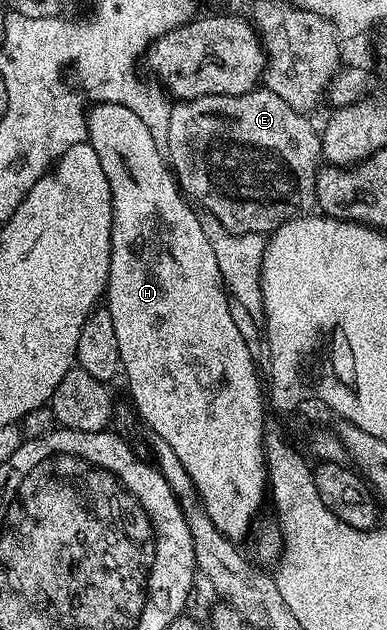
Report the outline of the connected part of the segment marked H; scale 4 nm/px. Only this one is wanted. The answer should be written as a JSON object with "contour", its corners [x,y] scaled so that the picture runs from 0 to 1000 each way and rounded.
{"contour":[[[258,162],[238,167],[240,173],[227,173],[225,189],[220,194],[220,206],[225,211],[225,225],[245,238],[245,244],[256,244],[256,263],[266,263],[266,276],[276,276],[276,289],[287,295],[287,321],[292,322],[292,357],[287,359],[287,416],[282,417],[282,454],[271,460],[266,471],[269,481],[287,498],[287,513],[297,517],[297,538],[307,541],[307,562],[313,563],[313,584],[318,586],[318,597],[333,602],[333,627],[331,633],[339,637],[344,648],[359,662],[362,671],[377,681],[401,684],[413,694],[424,697],[452,714],[455,725],[473,737],[473,746],[483,746],[483,752],[494,759],[494,765],[504,765],[504,778],[514,784],[519,800],[535,810],[535,822],[545,822],[545,829],[556,829],[561,840],[574,844],[592,857],[605,860],[623,860],[623,856],[641,848],[643,843],[656,843],[654,824],[664,819],[664,811],[674,806],[674,798],[687,798],[690,794],[690,751],[685,746],[685,662],[690,659],[690,635],[680,627],[680,603],[664,598],[664,584],[654,579],[654,559],[643,554],[643,546],[633,541],[633,533],[623,529],[623,521],[612,516],[612,508],[602,503],[605,490],[597,487],[597,471],[581,462],[581,449],[571,444],[566,435],[566,416],[556,416],[556,397],[545,397],[545,384],[535,384],[535,371],[525,371],[525,359],[519,357],[519,343],[504,335],[501,325],[473,310],[465,298],[457,295],[457,281],[447,278],[439,262],[432,259],[429,243],[421,240],[419,230],[401,225],[401,219],[390,213],[390,206],[380,206],[380,198],[370,195],[370,187],[359,187],[359,181],[349,181],[349,175],[328,175],[328,168],[315,165],[266,165]]]}

